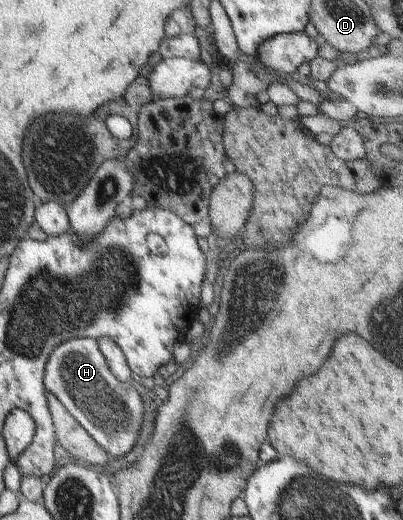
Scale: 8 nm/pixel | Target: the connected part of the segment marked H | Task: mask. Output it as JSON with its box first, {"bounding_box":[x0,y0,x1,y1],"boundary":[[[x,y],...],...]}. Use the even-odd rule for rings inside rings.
{"bounding_box":[45,338,144,459],"boundary":[[[76,338],[62,343],[51,355],[45,383],[115,459],[125,457],[134,449],[144,425],[144,399],[134,382],[120,381],[109,366],[99,340]]]}

